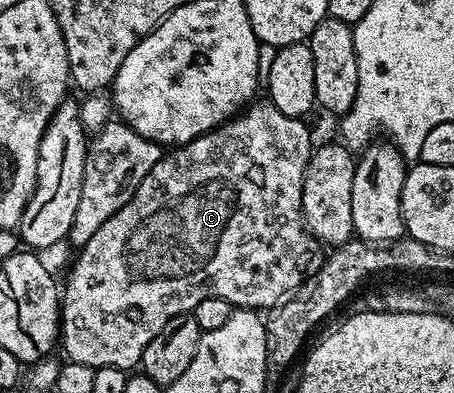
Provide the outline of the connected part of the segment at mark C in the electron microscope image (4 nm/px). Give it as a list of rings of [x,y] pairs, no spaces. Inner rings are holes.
[[[267,100],[257,101],[255,104],[249,105],[243,112],[235,115],[231,120],[224,123],[222,126],[216,127],[214,130],[209,130],[208,133],[198,136],[193,142],[186,143],[185,146],[177,146],[169,149],[167,153],[160,157],[158,164],[154,164],[154,168],[150,168],[150,172],[142,180],[142,184],[138,184],[138,188],[134,192],[134,196],[127,204],[120,210],[114,212],[114,216],[110,216],[110,220],[106,220],[106,224],[102,224],[102,228],[98,228],[98,232],[94,232],[94,236],[90,236],[88,243],[82,247],[79,247],[78,253],[80,254],[76,258],[76,263],[72,266],[72,271],[68,274],[68,283],[63,283],[62,286],[62,309],[60,312],[60,337],[58,339],[59,345],[64,345],[64,358],[70,362],[77,362],[78,364],[86,364],[93,368],[118,368],[125,372],[131,371],[133,368],[139,367],[140,357],[142,352],[146,348],[146,344],[150,344],[150,340],[154,340],[154,336],[158,336],[158,331],[166,325],[166,320],[170,320],[174,316],[179,314],[186,314],[192,312],[196,305],[202,300],[206,300],[208,297],[218,297],[222,300],[226,300],[236,308],[251,308],[257,312],[267,311],[269,308],[275,308],[285,301],[293,292],[300,289],[304,285],[309,275],[317,274],[320,270],[320,264],[322,261],[321,243],[317,242],[311,234],[308,233],[304,225],[304,213],[302,212],[302,184],[304,183],[304,167],[308,164],[308,158],[312,155],[314,149],[314,141],[310,135],[304,131],[304,122],[299,118],[291,118],[286,116],[286,112],[278,112],[278,108],[274,108],[272,103]]]

